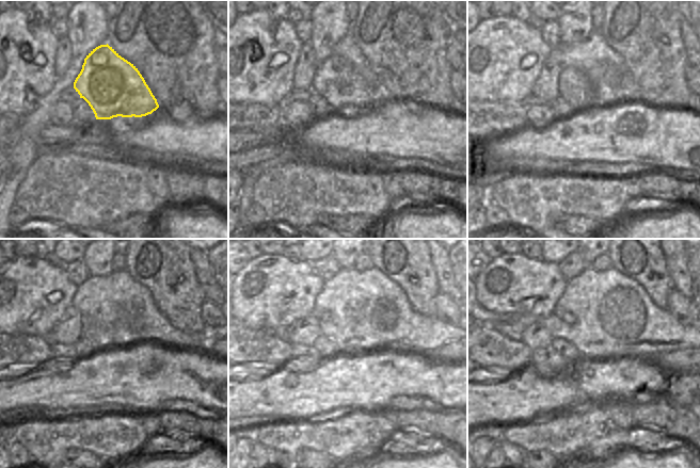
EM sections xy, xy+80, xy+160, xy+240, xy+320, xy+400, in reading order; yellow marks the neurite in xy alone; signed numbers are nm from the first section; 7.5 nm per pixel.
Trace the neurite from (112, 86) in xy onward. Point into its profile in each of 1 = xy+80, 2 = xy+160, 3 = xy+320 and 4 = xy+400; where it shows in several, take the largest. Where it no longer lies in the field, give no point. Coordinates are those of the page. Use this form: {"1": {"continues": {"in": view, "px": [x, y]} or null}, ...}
{"1": {"continues": {"in": "xy+80", "px": [335, 80]}}, "2": {"continues": {"in": "xy+160", "px": [573, 85]}}, "3": {"continues": {"in": "xy+320", "px": [327, 316]}}, "4": {"continues": {"in": "xy+400", "px": [568, 317]}}}

